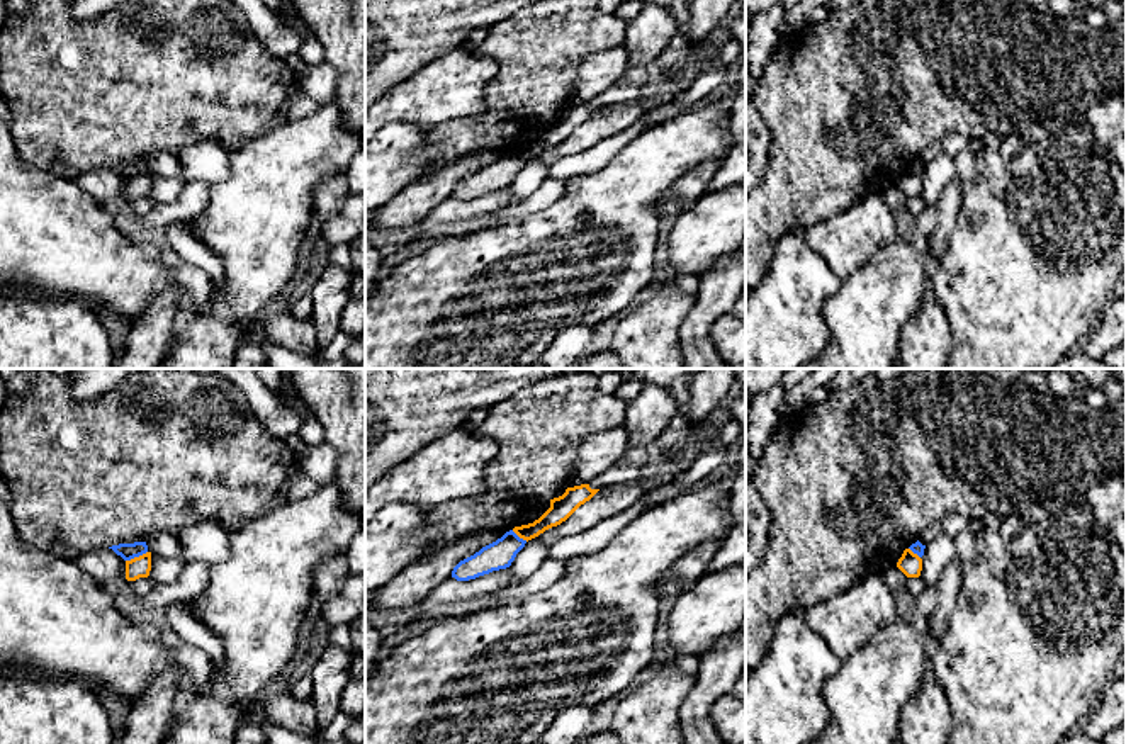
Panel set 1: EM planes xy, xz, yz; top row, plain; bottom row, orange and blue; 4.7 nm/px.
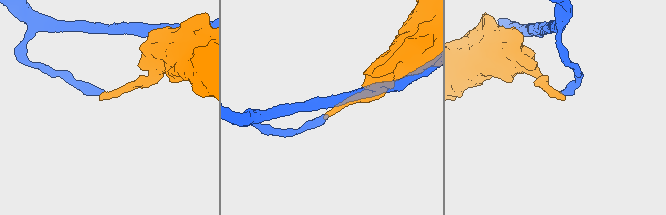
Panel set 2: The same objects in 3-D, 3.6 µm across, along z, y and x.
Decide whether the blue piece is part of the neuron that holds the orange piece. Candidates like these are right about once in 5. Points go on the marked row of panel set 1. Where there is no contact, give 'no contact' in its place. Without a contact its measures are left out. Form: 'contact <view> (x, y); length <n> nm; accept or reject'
contact xy (136, 558); length 120 nm; reject

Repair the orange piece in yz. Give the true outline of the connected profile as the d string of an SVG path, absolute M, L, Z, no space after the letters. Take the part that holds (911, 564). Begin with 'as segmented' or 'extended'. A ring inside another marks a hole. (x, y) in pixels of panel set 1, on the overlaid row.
as segmented; M905 549L902 557L897 562L897 567L907 578L919 578L922 571L922 559L917 554L914 554L910 549Z

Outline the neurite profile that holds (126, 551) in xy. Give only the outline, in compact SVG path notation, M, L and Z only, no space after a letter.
M146 542L119 544L119 545L112 545L109 549L112 549L124 561L131 561L131 559L139 557L148 552Z

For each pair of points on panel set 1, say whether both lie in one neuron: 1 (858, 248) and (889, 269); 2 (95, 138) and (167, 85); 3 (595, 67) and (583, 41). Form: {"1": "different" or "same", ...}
{"1": "different", "2": "same", "3": "different"}

